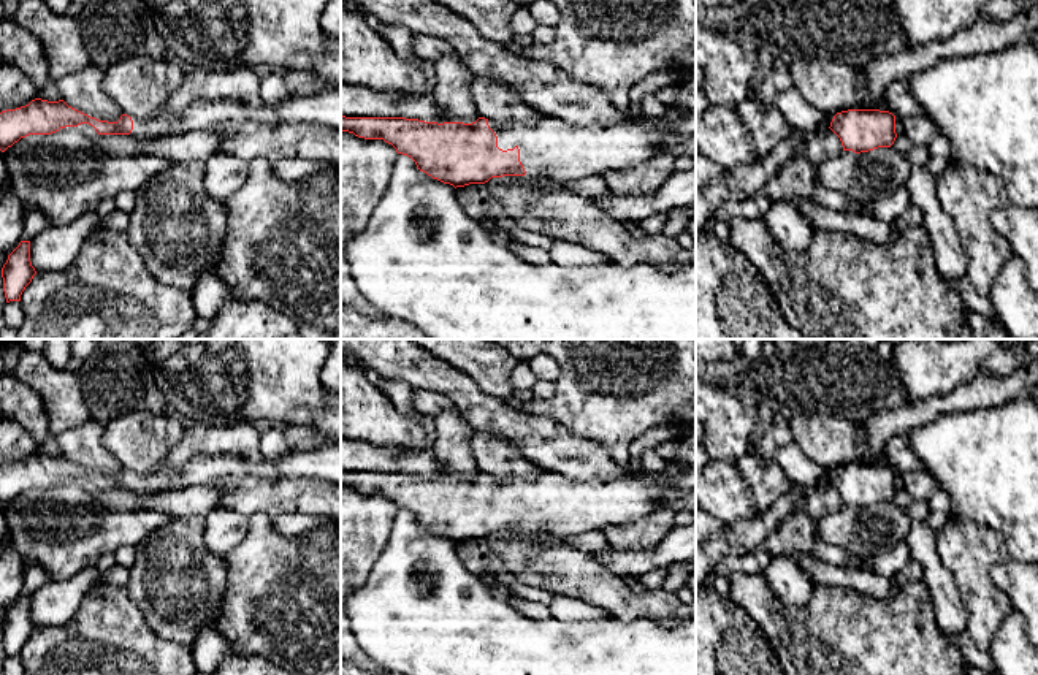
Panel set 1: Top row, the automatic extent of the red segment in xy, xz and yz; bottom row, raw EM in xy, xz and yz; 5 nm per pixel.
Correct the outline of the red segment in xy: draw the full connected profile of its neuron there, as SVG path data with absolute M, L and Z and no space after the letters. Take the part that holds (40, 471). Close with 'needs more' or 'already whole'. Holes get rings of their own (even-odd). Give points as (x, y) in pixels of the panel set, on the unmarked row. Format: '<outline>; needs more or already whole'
M341 442L314 450L288 450L277 461L249 463L241 456L195 458L174 475L165 472L136 474L122 469L117 477L98 475L63 455L32 455L29 460L0 467L0 505L5 507L29 490L51 490L65 482L89 479L98 490L132 490L135 494L154 494L208 485L219 477L246 475L265 480L323 479L341 485Z; needs more

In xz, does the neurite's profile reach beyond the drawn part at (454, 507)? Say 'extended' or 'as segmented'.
extended

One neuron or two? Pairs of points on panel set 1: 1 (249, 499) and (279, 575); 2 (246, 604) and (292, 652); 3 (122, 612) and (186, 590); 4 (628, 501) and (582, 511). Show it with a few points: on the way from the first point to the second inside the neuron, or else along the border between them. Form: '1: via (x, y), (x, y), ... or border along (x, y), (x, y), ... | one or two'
1: border along (249, 515), (265, 514), (270, 518) | two
2: via (257, 615), (282, 640) | one
3: border along (125, 590), (146, 625), (159, 637) | two
4: via (617, 501), (593, 504) | one

